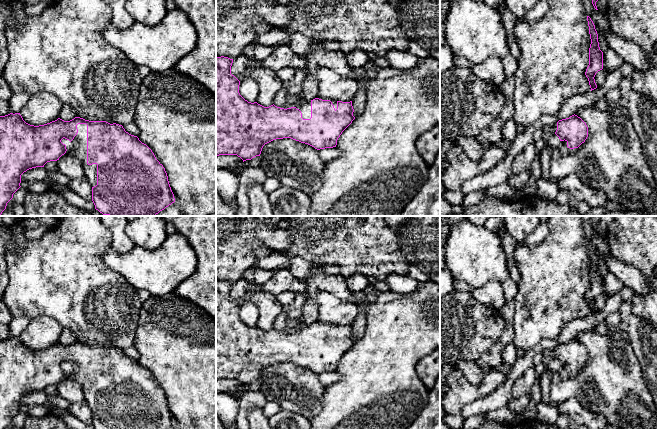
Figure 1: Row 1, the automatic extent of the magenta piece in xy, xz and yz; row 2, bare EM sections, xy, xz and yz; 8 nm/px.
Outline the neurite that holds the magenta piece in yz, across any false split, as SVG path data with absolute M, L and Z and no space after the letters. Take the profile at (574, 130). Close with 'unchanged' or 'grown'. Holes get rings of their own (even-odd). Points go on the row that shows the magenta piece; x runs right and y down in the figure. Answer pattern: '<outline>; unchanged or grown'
M577 115L559 120L553 125L560 143L558 149L563 157L572 154L588 137L588 127L586 123Z; grown

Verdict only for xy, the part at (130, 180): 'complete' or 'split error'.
split error

